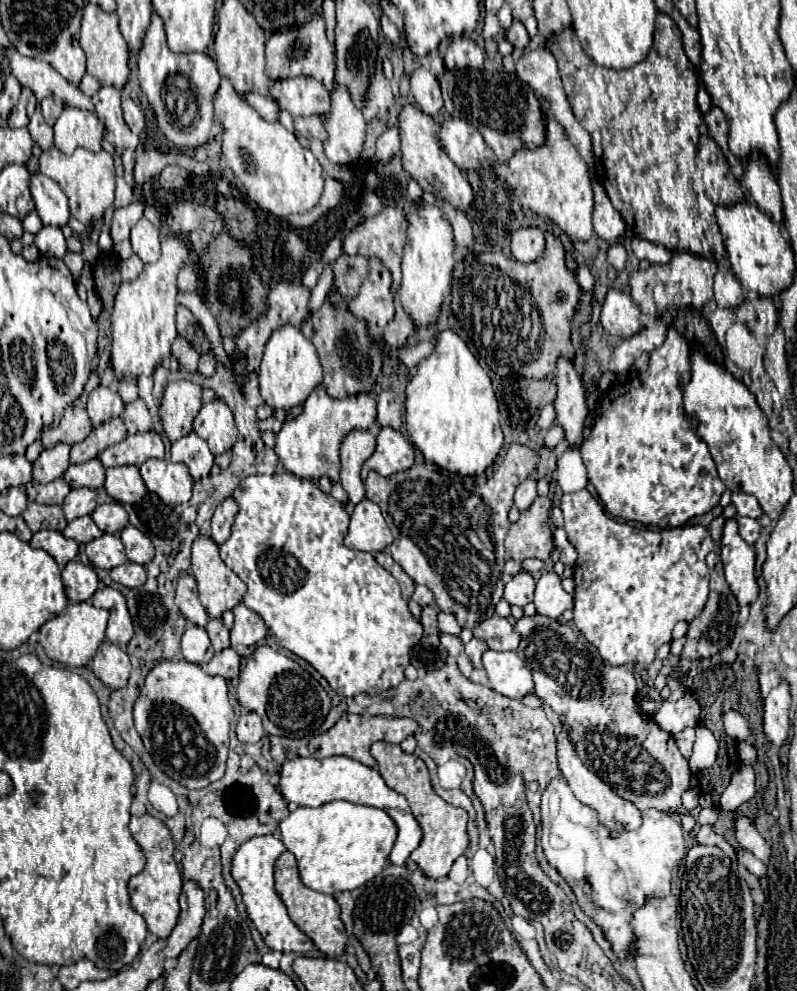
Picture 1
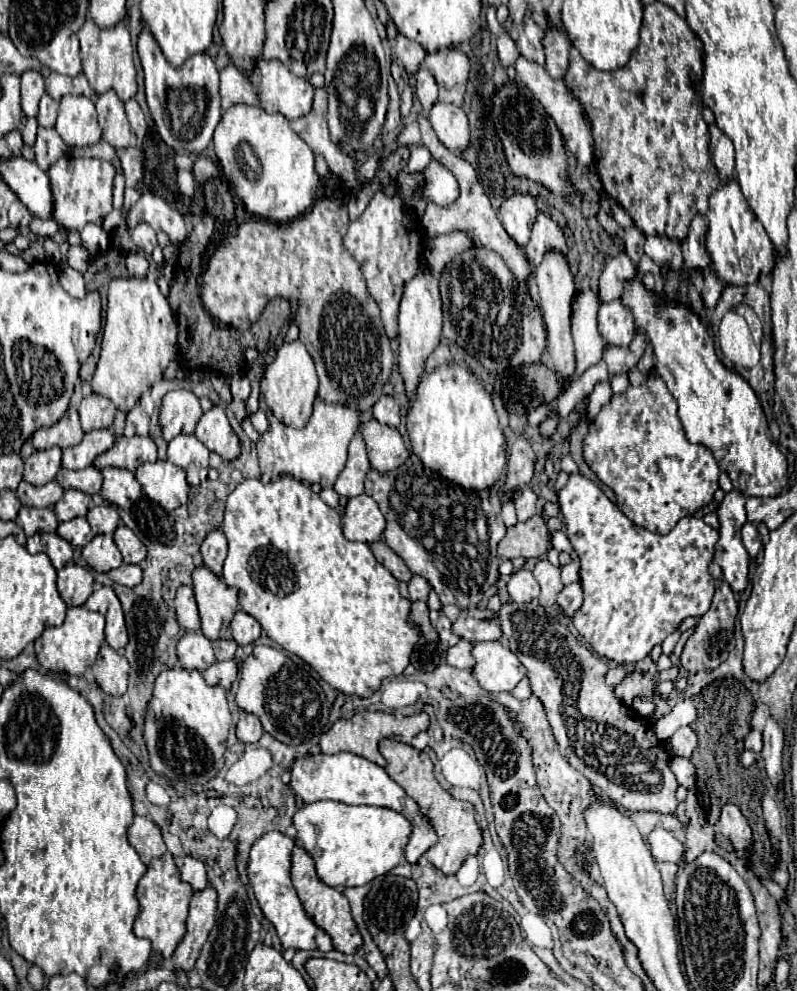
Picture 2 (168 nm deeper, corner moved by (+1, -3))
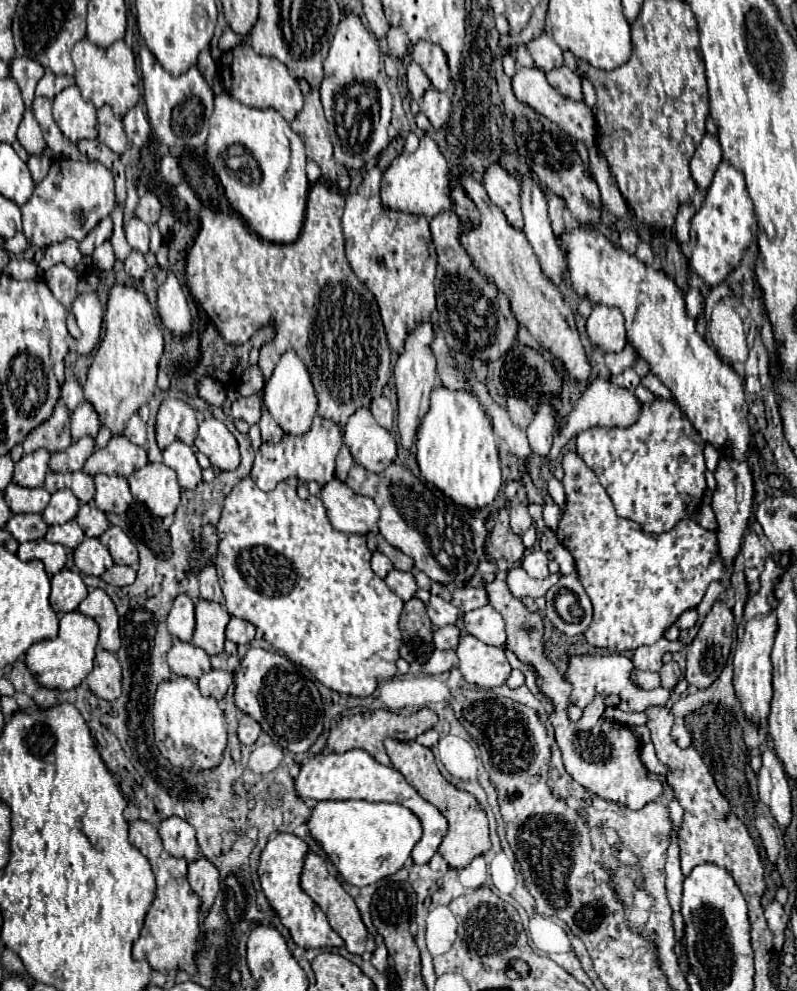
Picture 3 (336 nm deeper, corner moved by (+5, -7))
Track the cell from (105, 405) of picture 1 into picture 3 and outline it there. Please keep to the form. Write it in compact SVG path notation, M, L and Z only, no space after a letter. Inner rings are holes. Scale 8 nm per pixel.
M87 401L71 413L71 437L73 437L73 441L77 441L85 435L95 437L99 427L101 427L99 415L95 413L95 409Z

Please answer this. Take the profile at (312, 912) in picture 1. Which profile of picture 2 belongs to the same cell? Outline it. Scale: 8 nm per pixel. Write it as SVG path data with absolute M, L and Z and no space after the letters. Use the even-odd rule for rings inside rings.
M295 845L293 847L293 853L291 853L291 881L293 881L293 887L297 891L297 897L301 899L301 905L303 909L307 911L307 915L315 921L315 925L319 929L323 929L331 941L333 941L333 949L349 955L349 953L355 953L359 947L361 947L361 935L355 927L355 921L349 913L349 903L345 899L345 895L337 889L331 889L327 887L325 883L319 881L317 873L315 873L315 863L313 859L305 853L303 847Z

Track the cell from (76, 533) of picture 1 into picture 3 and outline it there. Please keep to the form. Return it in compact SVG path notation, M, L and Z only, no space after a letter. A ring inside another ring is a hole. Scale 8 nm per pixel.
M67 521L63 525L51 525L49 531L45 533L45 539L49 543L59 543L69 549L75 549L85 539L85 533L77 525L77 521Z

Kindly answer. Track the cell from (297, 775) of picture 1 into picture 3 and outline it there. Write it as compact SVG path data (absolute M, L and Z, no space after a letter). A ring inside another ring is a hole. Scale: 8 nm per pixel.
M351 749L347 753L319 753L307 763L301 765L301 771L295 779L295 789L301 799L305 801L327 801L327 799L365 799L365 801L389 801L389 803L401 803L409 807L423 825L423 837L415 845L411 857L415 863L429 863L431 857L437 853L441 839L445 837L449 823L443 817L443 813L425 801L407 781L405 777L395 771L393 767L385 767L379 761L375 761L367 751L363 749Z

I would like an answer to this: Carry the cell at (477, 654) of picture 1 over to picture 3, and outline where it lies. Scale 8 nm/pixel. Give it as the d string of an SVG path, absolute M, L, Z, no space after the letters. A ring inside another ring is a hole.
M449 649L449 651L433 651L433 655L423 665L423 671L427 675L437 675L437 673L449 671L451 667L455 667L455 663L457 663L457 655L455 655L453 649Z

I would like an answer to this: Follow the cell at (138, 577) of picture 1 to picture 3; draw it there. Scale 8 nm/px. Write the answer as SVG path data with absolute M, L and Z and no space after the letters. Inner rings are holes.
M113 565L111 569L107 569L107 573L101 575L101 579L109 585L125 587L125 585L131 585L135 581L135 569L129 565Z

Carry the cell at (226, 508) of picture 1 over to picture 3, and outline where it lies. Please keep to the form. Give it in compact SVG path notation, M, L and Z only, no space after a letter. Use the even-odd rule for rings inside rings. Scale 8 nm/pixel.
M207 563L203 567L203 571L199 573L199 589L201 589L201 595L199 595L201 599L223 605L223 593L221 593L221 587L219 587L213 563Z

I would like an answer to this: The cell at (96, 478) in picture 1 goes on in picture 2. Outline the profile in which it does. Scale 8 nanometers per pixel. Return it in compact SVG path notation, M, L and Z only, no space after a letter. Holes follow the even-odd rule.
M93 465L91 467L85 467L81 471L69 471L65 467L59 469L55 481L67 491L67 489L79 489L87 495L95 495L99 493L101 489L101 483L103 483L103 477L101 477L101 471L95 469Z

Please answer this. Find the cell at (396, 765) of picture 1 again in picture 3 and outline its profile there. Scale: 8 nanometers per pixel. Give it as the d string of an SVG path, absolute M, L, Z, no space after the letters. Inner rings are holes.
M389 737L385 741L385 747L387 747L387 755L391 757L391 763L393 767L405 775L405 779L419 791L419 795L423 799L427 799L429 803L433 803L435 807L439 807L439 811L447 817L449 821L449 831L447 835L443 837L443 843L439 847L439 853L447 859L449 867L453 869L463 869L467 867L475 857L487 853L491 849L491 839L489 839L489 821L487 821L487 813L481 809L479 801L467 793L467 791L461 791L457 789L455 785L451 785L443 775L441 771L437 769L435 765L435 757L431 753L429 747L423 747L415 741L409 741L409 743L403 743L403 741L397 741L393 737Z

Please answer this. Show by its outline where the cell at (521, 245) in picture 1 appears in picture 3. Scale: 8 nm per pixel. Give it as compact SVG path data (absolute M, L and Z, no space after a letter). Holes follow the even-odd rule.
M491 163L483 173L483 185L489 193L489 199L501 207L507 221L523 229L523 215L521 215L521 201L519 201L519 183L499 165Z

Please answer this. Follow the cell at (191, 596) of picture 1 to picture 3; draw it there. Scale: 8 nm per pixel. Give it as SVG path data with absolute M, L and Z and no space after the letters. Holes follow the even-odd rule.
M179 595L169 611L167 629L173 637L181 641L191 641L195 631L195 605L193 599L187 595Z

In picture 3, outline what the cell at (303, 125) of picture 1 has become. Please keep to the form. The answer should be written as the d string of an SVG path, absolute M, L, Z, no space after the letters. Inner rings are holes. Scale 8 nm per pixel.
M317 87L311 89L311 93L305 97L305 105L291 123L291 127L301 135L307 149L307 159L319 165L323 177L335 181L339 187L349 187L351 179L347 169L333 159L333 145L329 139L329 127L323 115Z

